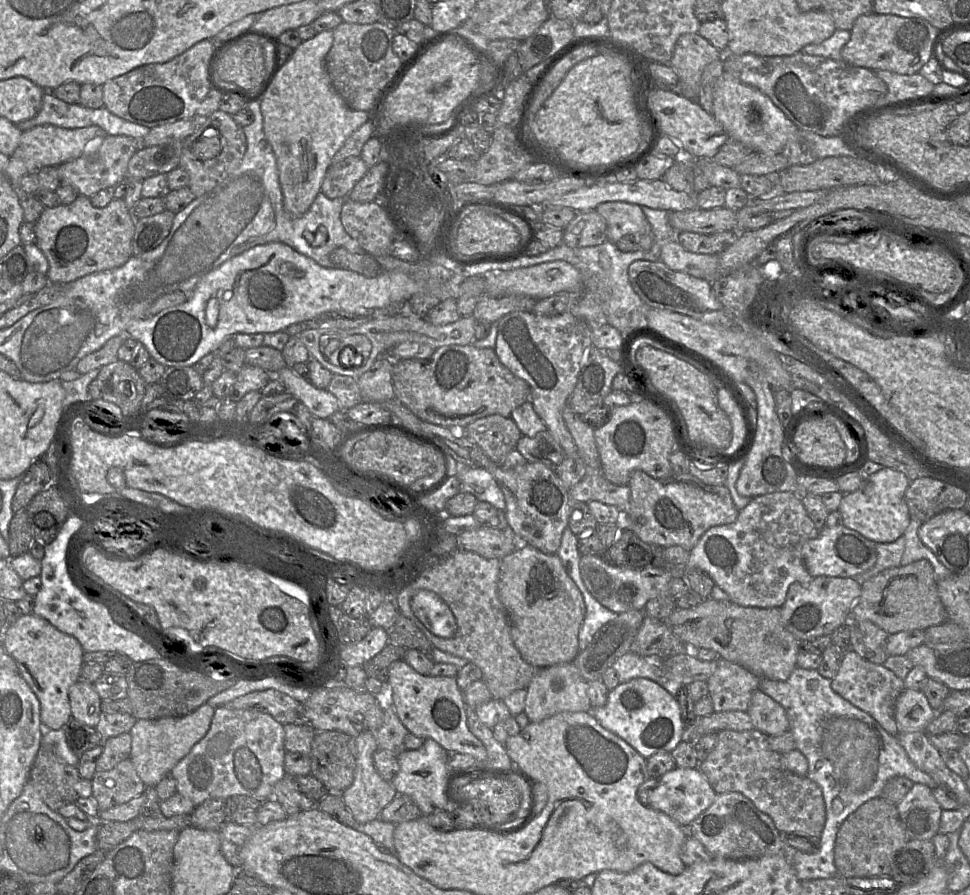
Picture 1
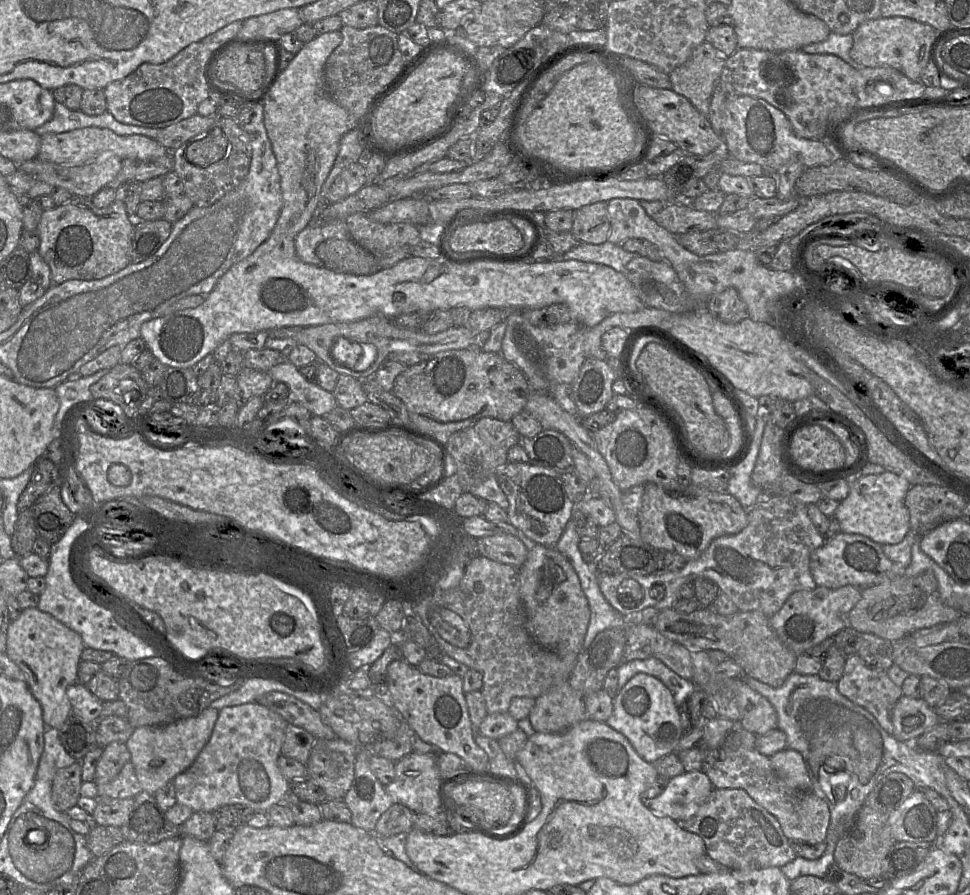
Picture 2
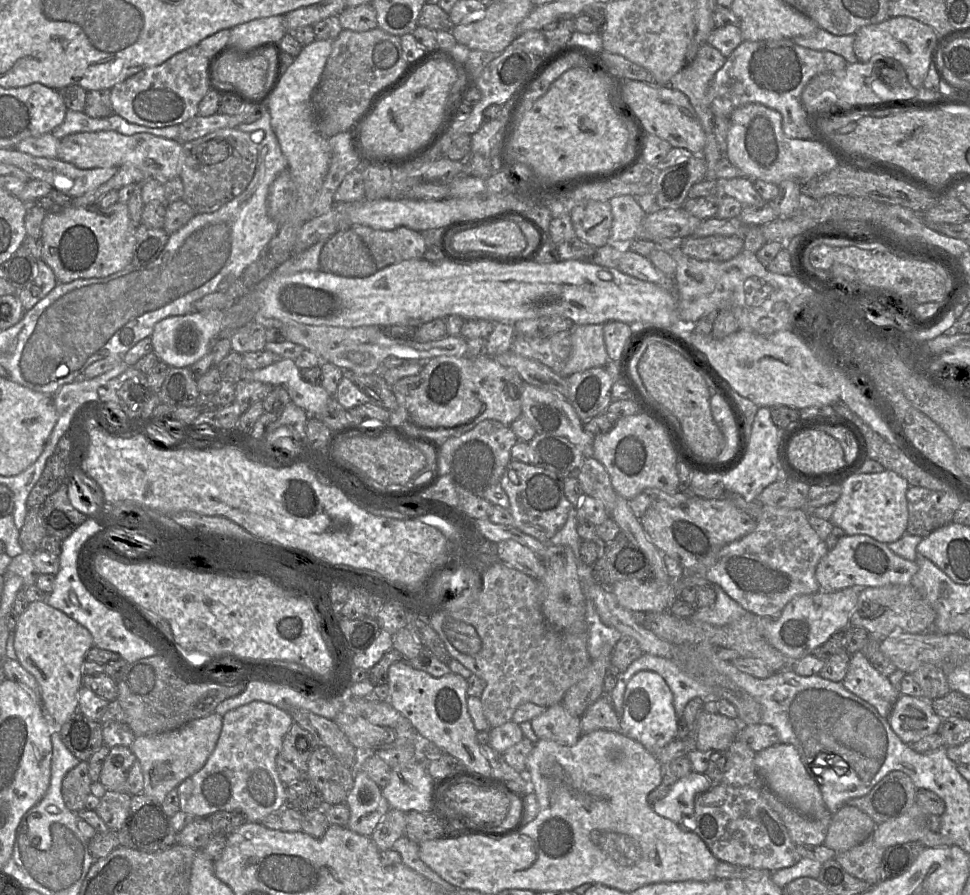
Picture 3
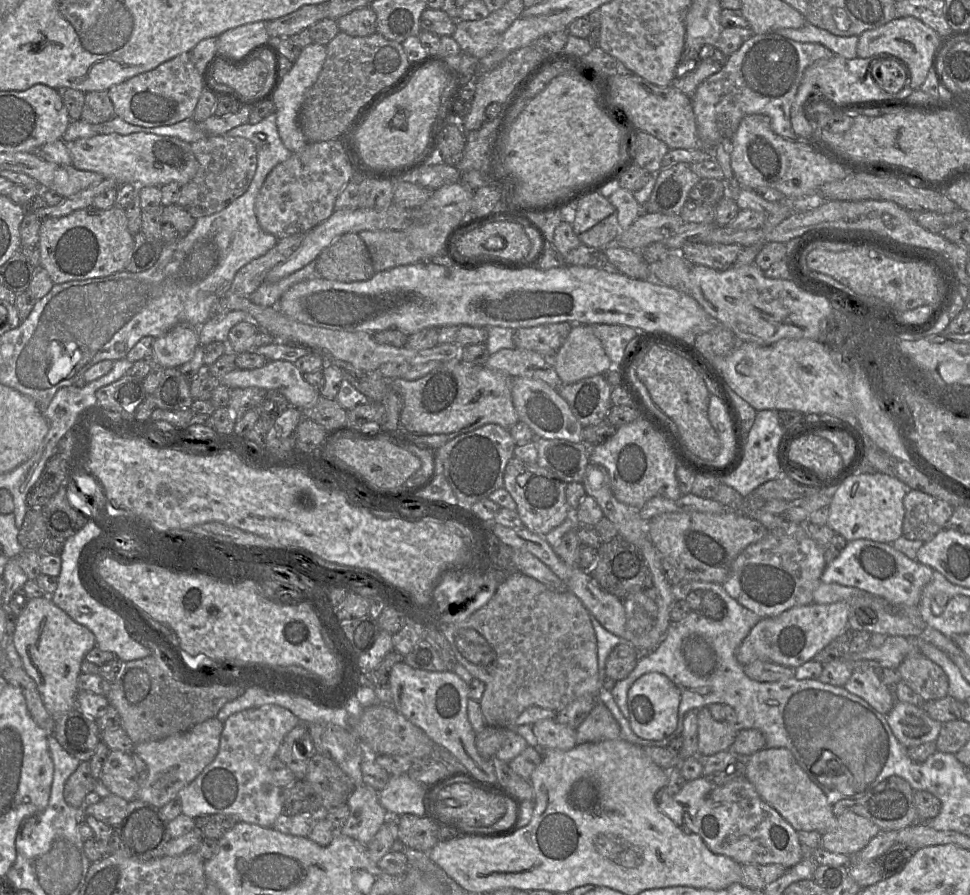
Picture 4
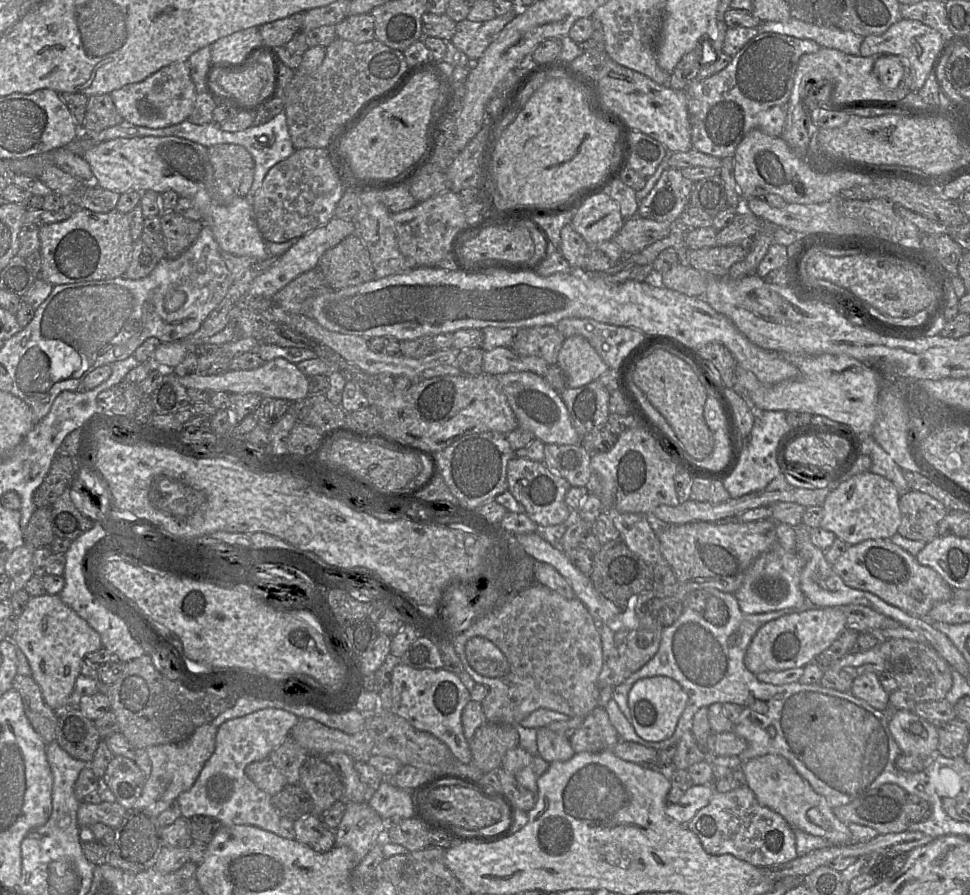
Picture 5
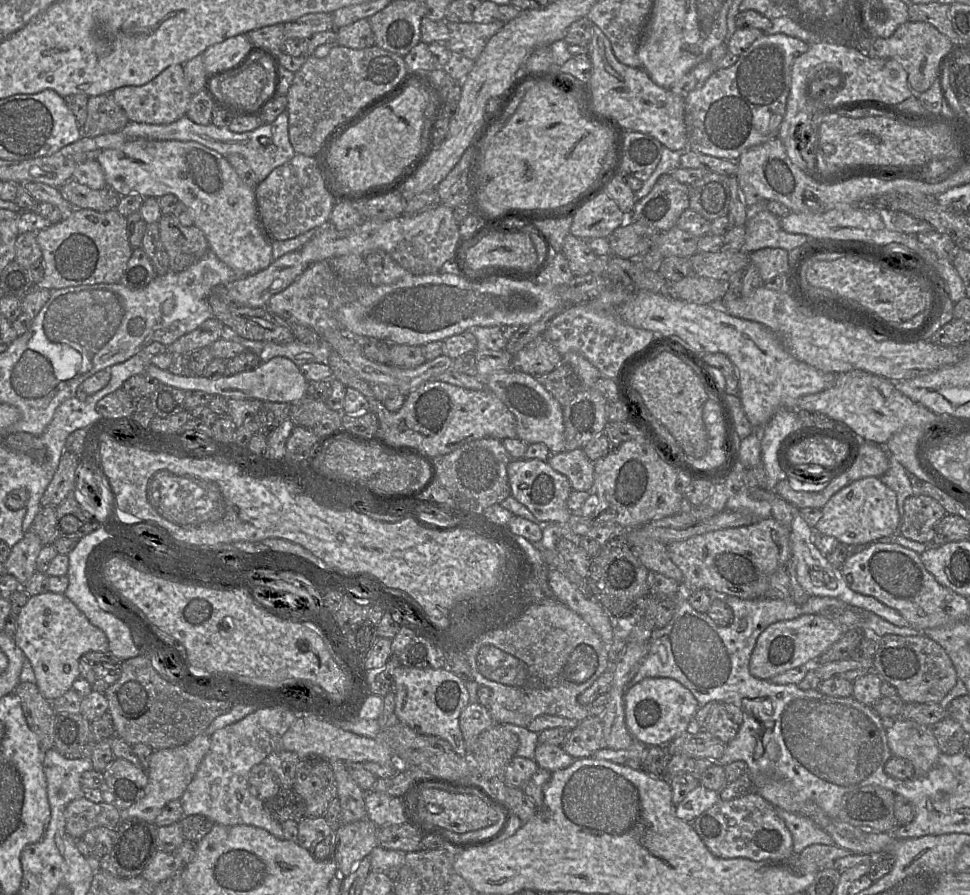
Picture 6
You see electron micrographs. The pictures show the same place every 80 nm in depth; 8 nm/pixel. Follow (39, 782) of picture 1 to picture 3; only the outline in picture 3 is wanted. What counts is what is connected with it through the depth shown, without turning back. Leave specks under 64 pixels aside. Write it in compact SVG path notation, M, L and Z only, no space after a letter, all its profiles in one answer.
M80 761L78 765L67 772L62 780L61 794L70 811L77 813L85 809L86 797L91 794L91 783L87 761Z

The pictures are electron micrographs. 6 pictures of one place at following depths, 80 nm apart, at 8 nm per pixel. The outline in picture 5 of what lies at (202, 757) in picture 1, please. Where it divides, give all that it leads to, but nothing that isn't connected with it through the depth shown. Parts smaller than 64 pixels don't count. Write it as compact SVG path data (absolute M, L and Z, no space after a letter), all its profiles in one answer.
M265 708L220 725L214 753L193 786L177 798L182 817L209 816L219 820L222 826L252 825L278 835L281 817L271 804L272 796L258 788L246 775L245 769L250 763L269 757L298 722L299 718L291 712Z

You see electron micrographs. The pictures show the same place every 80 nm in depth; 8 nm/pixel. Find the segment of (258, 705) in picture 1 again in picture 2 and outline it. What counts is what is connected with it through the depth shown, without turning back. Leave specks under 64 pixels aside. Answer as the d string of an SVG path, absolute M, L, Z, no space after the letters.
M271 691L260 696L255 702L279 714L288 724L305 729L315 739L330 740L337 737L334 731L322 722L318 710L291 695Z

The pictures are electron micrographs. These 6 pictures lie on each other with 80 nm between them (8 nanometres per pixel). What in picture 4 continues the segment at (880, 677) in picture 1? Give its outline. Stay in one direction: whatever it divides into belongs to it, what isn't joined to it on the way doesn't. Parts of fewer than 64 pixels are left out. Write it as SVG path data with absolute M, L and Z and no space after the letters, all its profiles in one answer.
M870 667L853 670L844 687L883 715L888 715L896 703L890 688L880 681L875 669Z

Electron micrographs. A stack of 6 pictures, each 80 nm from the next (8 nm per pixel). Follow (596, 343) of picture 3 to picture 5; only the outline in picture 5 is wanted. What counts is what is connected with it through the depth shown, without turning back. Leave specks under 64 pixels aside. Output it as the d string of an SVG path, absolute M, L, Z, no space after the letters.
M580 335L565 338L557 363L566 376L566 386L578 388L610 371L587 339Z

